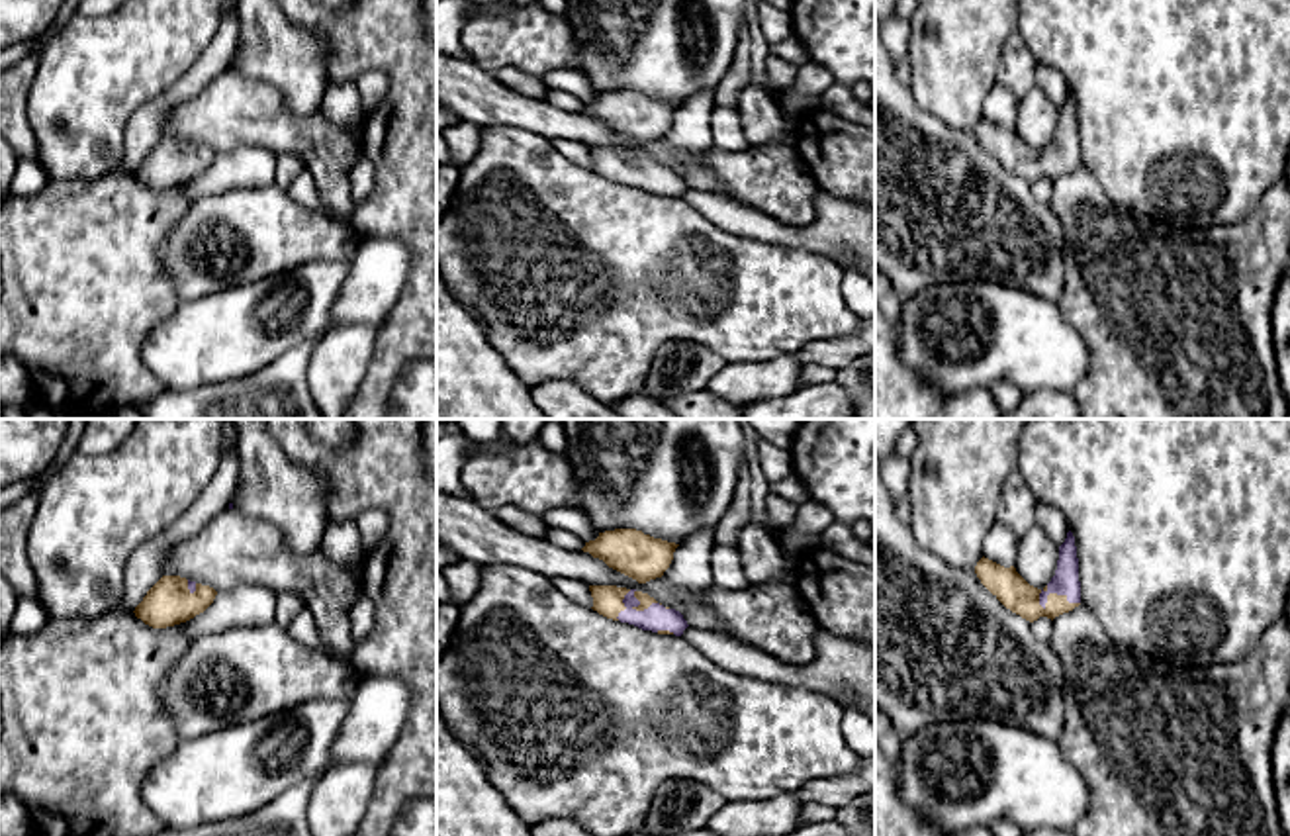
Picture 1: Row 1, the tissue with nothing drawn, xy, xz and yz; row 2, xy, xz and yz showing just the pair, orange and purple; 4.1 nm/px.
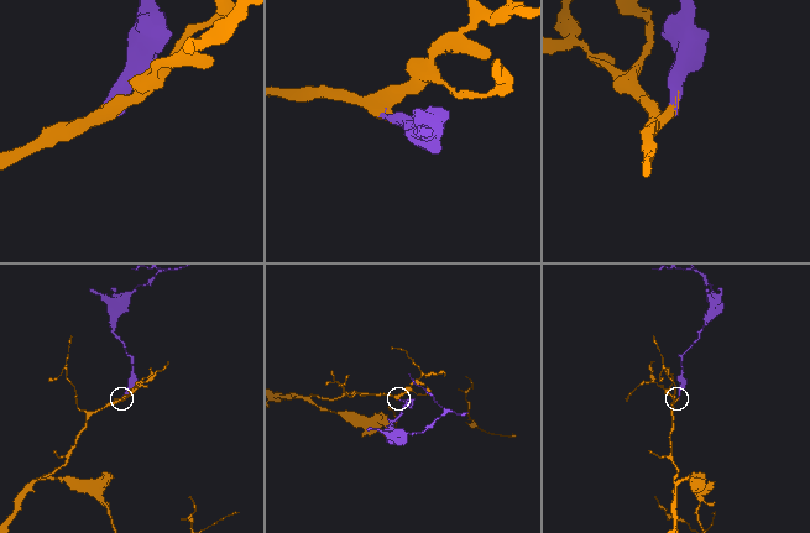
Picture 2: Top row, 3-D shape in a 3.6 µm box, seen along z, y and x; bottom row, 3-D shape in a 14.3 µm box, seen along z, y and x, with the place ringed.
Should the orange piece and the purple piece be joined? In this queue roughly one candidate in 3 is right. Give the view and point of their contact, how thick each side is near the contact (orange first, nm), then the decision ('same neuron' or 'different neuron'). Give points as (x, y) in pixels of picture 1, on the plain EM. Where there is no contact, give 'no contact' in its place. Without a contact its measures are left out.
meets orange in xz at (635, 157); 50 nm thick on the orange side, 110 nm on the other; same neuron

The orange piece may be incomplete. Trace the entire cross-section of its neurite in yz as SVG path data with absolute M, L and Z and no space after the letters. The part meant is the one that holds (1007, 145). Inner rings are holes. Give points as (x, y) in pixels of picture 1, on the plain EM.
M1071 92L1059 108L1055 137L1043 151L1030 147L1014 127L1004 129L985 117L977 123L975 135L1006 170L1030 184L1039 178L1053 182L1081 166L1079 119Z

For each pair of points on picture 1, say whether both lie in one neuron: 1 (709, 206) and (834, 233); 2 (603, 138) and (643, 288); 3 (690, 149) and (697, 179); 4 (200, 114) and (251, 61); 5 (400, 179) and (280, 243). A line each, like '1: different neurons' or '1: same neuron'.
1: same neuron
2: different neurons
3: same neuron
4: different neurons
5: different neurons

